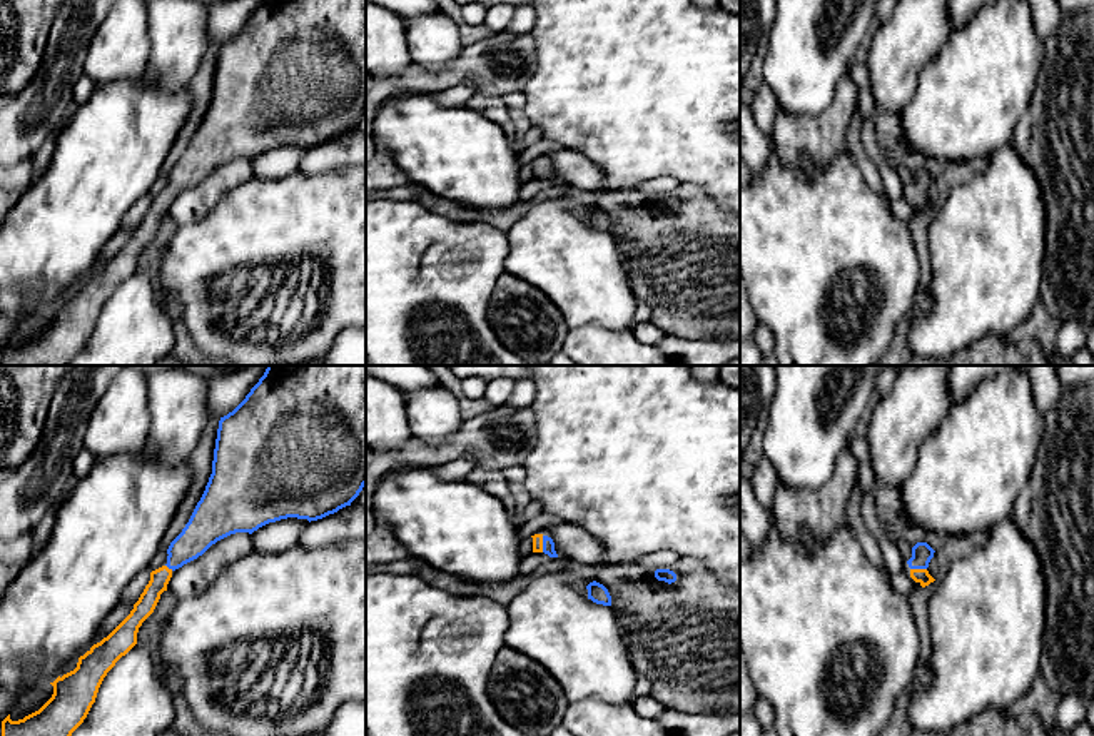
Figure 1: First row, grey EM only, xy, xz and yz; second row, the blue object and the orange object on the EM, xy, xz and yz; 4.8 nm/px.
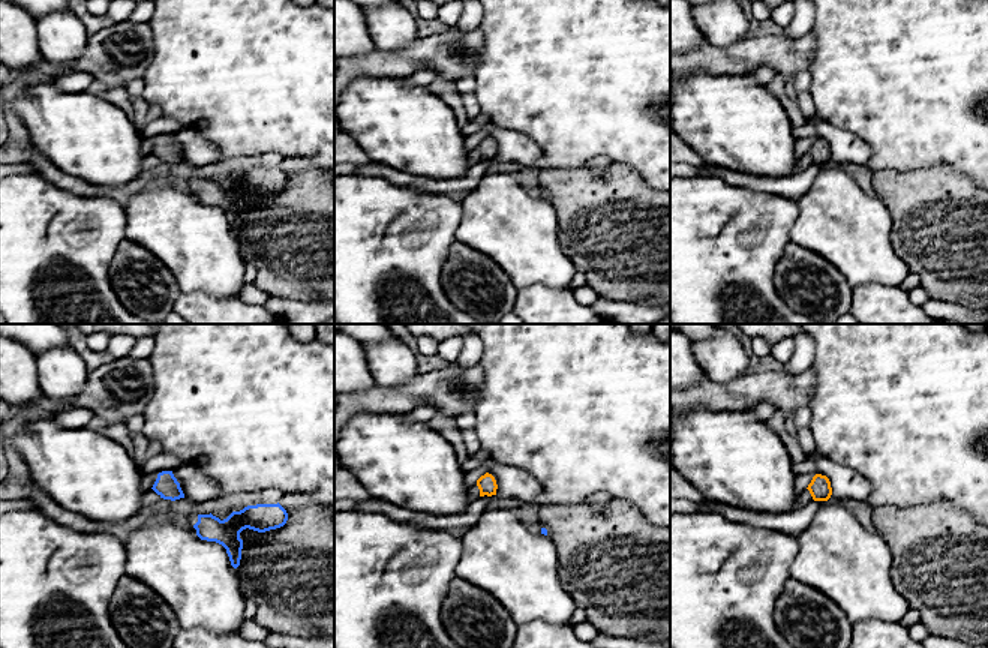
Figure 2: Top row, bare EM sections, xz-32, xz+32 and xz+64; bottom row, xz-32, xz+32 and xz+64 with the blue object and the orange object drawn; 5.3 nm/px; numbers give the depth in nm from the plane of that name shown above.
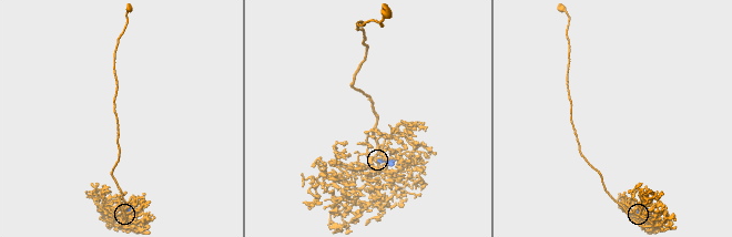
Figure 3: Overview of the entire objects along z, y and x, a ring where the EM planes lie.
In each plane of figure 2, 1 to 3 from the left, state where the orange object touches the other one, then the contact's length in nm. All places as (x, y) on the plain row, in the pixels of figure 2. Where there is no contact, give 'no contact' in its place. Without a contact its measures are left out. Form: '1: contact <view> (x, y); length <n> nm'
1: no contact
2: no contact
3: no contact

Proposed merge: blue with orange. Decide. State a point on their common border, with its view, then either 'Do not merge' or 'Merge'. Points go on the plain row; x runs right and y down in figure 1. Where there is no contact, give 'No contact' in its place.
Touches blue at xz (543, 171). Merge

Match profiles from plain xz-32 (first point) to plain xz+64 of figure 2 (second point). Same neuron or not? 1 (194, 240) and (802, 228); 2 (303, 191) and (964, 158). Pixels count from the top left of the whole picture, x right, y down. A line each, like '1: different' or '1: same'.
1: same
2: different

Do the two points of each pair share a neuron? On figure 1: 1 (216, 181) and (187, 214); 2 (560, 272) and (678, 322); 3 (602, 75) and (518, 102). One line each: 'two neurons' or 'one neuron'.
1: one neuron
2: two neurons
3: two neurons

